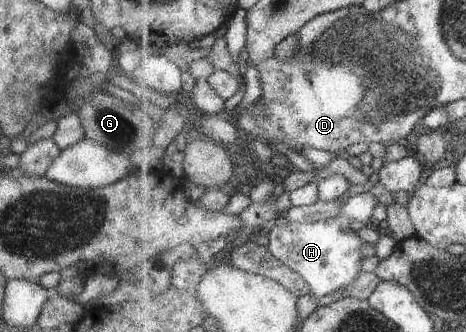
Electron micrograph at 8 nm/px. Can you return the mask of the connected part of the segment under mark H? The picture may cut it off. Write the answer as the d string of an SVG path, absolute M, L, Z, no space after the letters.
M366 189L363 193L353 194L343 208L342 214L333 221L302 223L287 220L280 226L269 227L267 228L269 252L298 272L311 285L313 298L337 292L351 284L361 274L361 260L364 258L361 248L365 242L353 231L350 222L355 219L372 220L377 204L378 198Z

